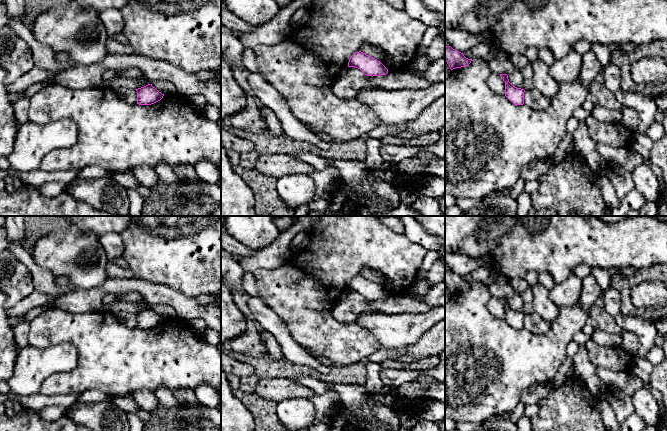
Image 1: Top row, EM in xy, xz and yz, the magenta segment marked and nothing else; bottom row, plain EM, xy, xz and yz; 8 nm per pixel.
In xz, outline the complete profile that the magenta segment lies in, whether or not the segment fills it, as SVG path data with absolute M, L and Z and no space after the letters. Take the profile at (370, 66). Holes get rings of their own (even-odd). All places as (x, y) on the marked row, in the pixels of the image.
M359 51L354 53L348 62L348 67L360 69L367 76L386 75L388 69L377 59Z

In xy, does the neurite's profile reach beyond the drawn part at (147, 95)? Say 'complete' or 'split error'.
complete

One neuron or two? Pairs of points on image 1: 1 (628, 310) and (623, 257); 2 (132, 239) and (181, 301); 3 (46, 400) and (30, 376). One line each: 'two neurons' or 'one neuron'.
1: two neurons
2: two neurons
3: two neurons

